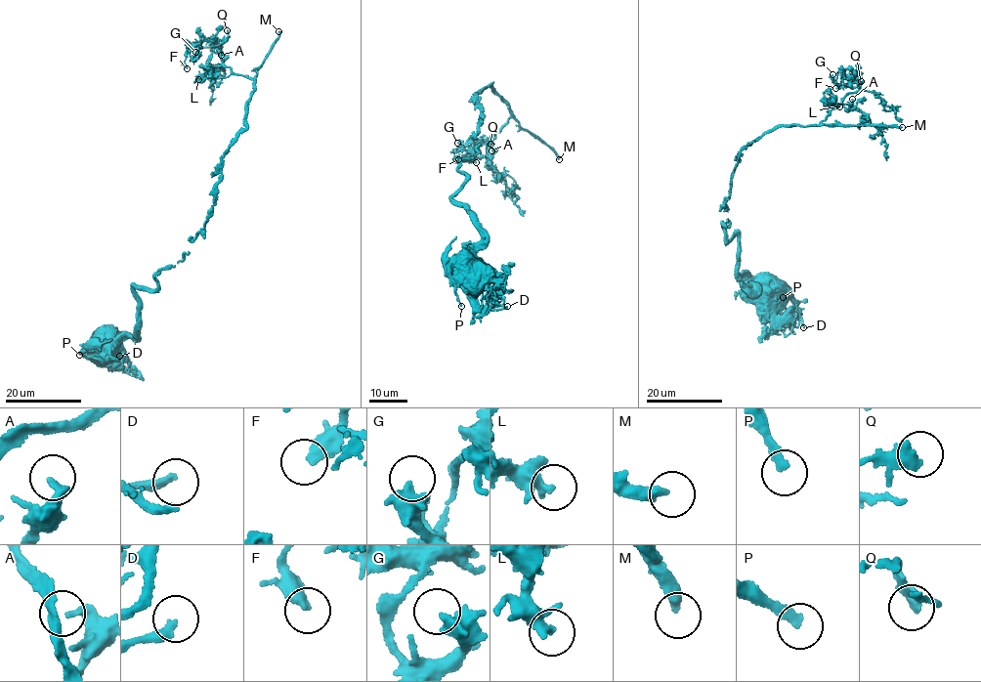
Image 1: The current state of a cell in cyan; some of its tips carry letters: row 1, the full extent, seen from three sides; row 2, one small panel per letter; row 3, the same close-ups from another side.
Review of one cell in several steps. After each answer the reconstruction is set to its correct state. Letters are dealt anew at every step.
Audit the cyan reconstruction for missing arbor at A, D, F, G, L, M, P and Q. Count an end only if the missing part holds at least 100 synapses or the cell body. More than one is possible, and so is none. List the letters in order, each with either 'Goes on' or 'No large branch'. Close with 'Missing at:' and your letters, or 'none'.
A: No large branch
D: No large branch
F: No large branch
G: No large branch
L: No large branch
M: Goes on
P: No large branch
Q: No large branch
Missing at: M

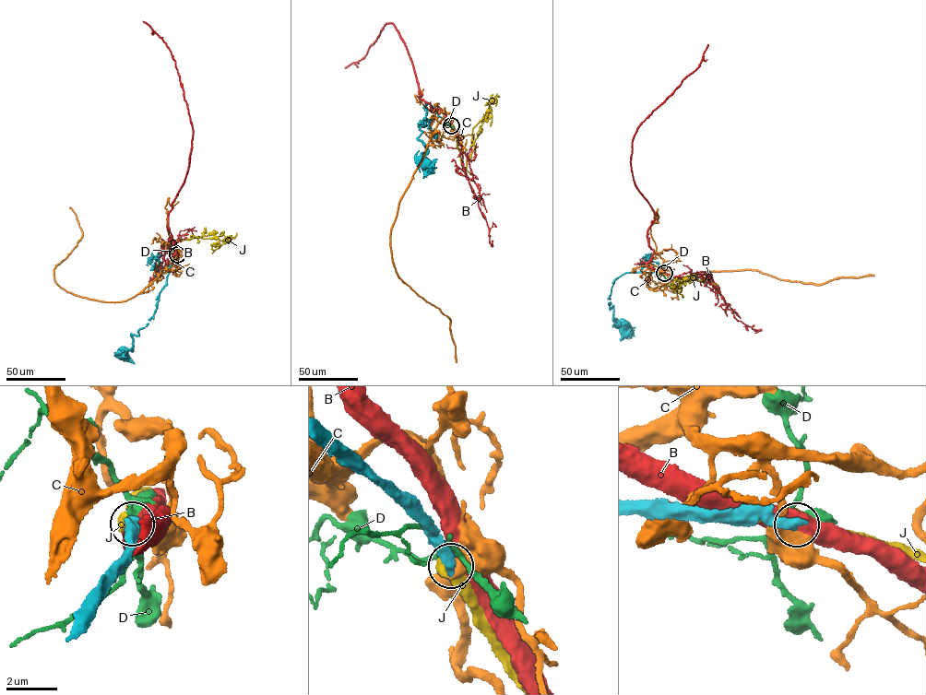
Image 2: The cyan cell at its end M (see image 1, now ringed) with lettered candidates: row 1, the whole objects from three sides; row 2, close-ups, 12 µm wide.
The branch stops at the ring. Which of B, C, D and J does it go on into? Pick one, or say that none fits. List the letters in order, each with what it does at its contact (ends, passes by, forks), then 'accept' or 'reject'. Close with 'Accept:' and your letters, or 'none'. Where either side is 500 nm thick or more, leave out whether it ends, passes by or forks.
B: reject
C: reject
D: reject
J: accept
Accept: J

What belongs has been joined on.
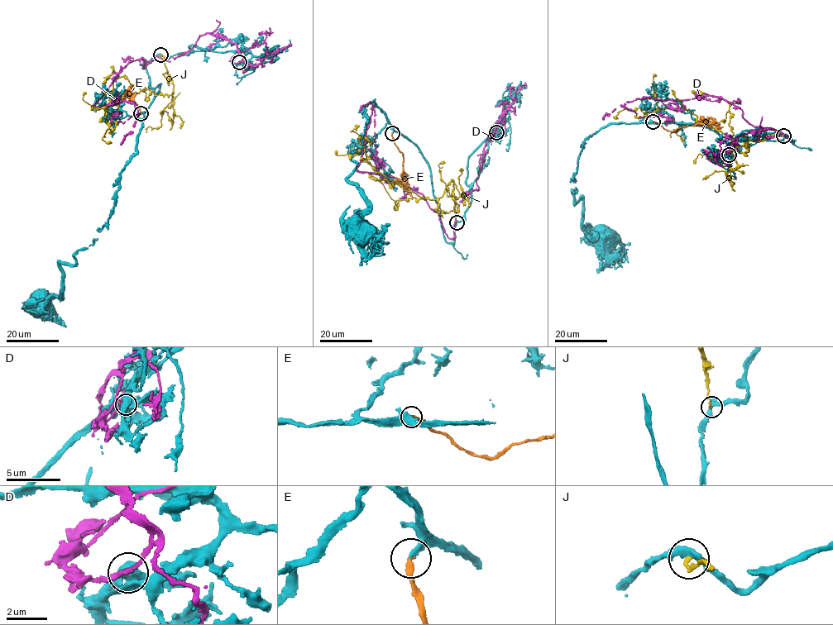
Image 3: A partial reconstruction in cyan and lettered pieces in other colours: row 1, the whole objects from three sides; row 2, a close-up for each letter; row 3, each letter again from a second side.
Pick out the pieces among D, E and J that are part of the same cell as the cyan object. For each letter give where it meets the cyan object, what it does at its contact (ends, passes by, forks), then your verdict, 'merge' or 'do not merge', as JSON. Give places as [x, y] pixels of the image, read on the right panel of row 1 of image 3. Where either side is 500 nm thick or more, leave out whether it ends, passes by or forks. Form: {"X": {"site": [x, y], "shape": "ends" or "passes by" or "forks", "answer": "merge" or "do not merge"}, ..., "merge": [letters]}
{"D": {"site": [729, 155], "shape": "ends", "answer": "do not merge"}, "E": {"site": [653, 121], "shape": "ends", "answer": "merge"}, "J": {"site": [783, 135], "shape": "ends", "answer": "do not merge"}, "merge": ["E"]}

